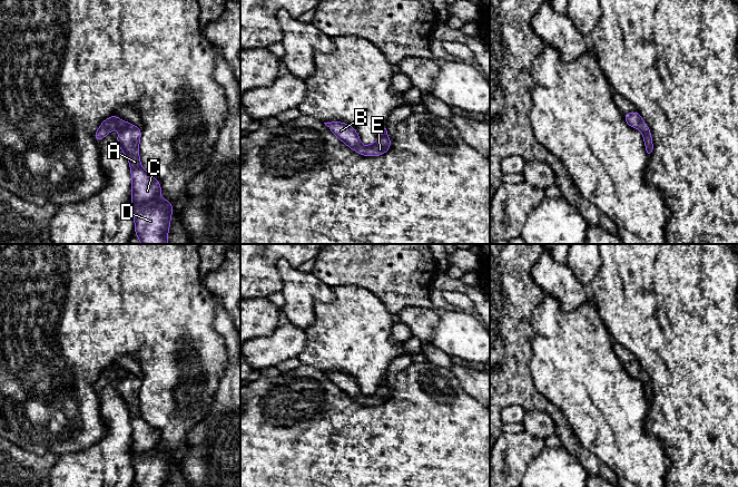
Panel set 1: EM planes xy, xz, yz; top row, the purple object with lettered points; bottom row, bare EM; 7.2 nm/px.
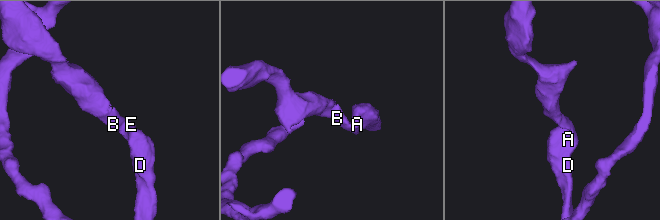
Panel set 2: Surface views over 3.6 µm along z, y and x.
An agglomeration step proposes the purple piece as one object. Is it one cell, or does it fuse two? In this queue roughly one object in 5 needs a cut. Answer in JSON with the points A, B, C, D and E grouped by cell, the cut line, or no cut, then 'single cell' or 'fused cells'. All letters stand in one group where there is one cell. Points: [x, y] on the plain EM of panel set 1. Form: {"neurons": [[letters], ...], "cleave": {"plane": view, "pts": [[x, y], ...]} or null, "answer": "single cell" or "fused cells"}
{"neurons": [["A", "B", "C", "D", "E"]], "cleave": null, "answer": "single cell"}

